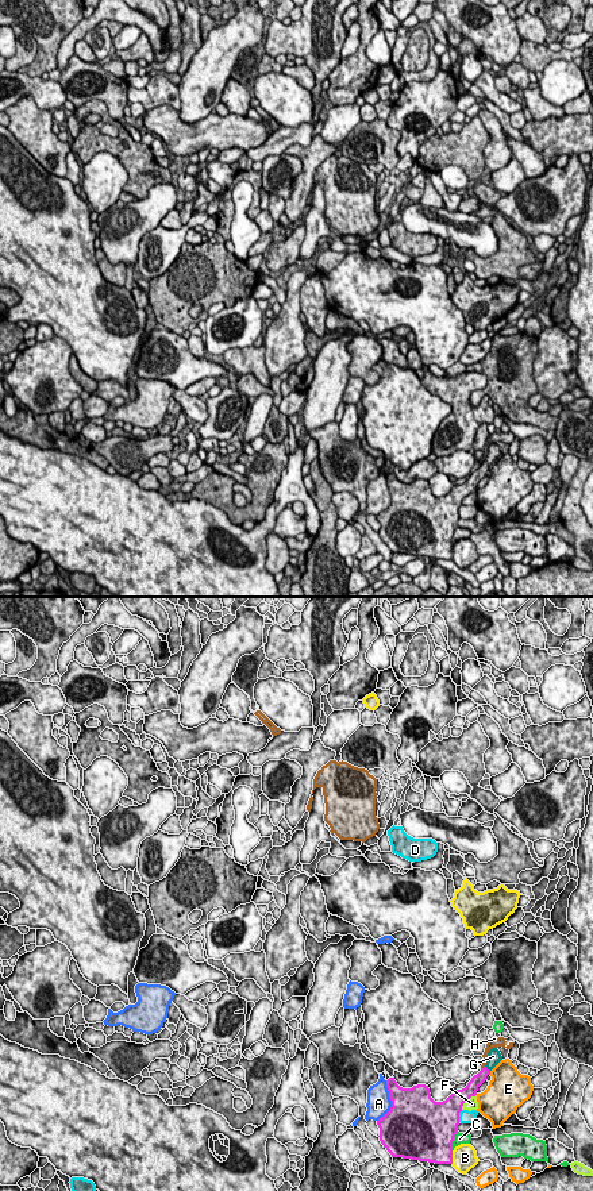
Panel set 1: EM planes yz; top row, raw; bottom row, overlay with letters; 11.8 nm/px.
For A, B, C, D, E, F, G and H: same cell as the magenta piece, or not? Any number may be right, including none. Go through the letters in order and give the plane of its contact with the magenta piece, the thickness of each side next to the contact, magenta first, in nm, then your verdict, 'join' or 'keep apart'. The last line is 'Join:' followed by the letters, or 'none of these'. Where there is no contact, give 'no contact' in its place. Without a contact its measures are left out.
A: contact in yz; calibres 440 and 280 nm; keep apart
B: contact in yz; calibres 420 and 280 nm; keep apart
C: contact in yz; calibres 500 and 130 nm; keep apart
D: contact in yz; calibres 480 and 160 nm; keep apart
E: contact in yz; calibres 140 and 400 nm; keep apart
F: contact in yz; calibres 260 and 140 nm; keep apart
G: contact in yz; calibres 140 and 160 nm; join
H: contact in yz; calibres 140 and 70 nm; keep apart
Join: G

